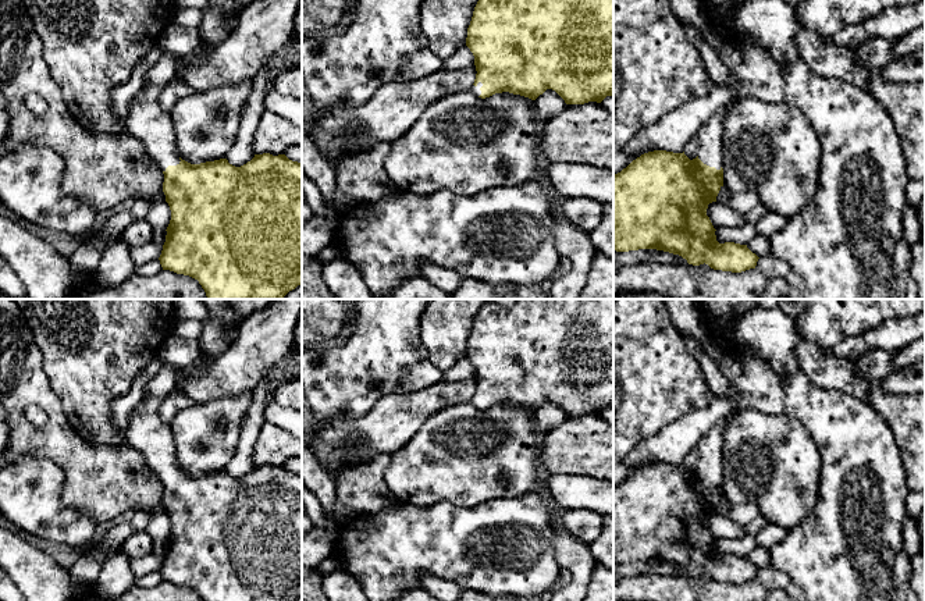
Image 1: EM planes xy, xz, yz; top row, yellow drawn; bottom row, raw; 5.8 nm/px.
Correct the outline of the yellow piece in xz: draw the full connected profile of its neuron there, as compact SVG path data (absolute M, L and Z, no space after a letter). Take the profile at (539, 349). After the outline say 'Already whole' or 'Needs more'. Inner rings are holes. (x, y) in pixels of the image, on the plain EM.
M487 299L474 319L467 339L466 358L474 367L477 383L470 403L481 410L495 405L509 403L536 412L547 401L552 401L566 416L601 415L606 408L613 408L613 299L516 299L515 305L506 309Z. Needs more

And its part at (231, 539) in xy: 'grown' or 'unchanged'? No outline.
grown

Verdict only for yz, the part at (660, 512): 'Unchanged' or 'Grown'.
Grown

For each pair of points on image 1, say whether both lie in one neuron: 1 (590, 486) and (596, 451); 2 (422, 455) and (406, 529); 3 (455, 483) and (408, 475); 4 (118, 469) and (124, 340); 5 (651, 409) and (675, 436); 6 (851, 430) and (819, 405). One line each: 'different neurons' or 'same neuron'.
1: different neurons
2: different neurons
3: same neuron
4: different neurons
5: different neurons
6: same neuron

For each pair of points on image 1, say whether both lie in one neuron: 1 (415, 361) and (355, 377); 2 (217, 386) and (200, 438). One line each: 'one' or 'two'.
1: one
2: two

